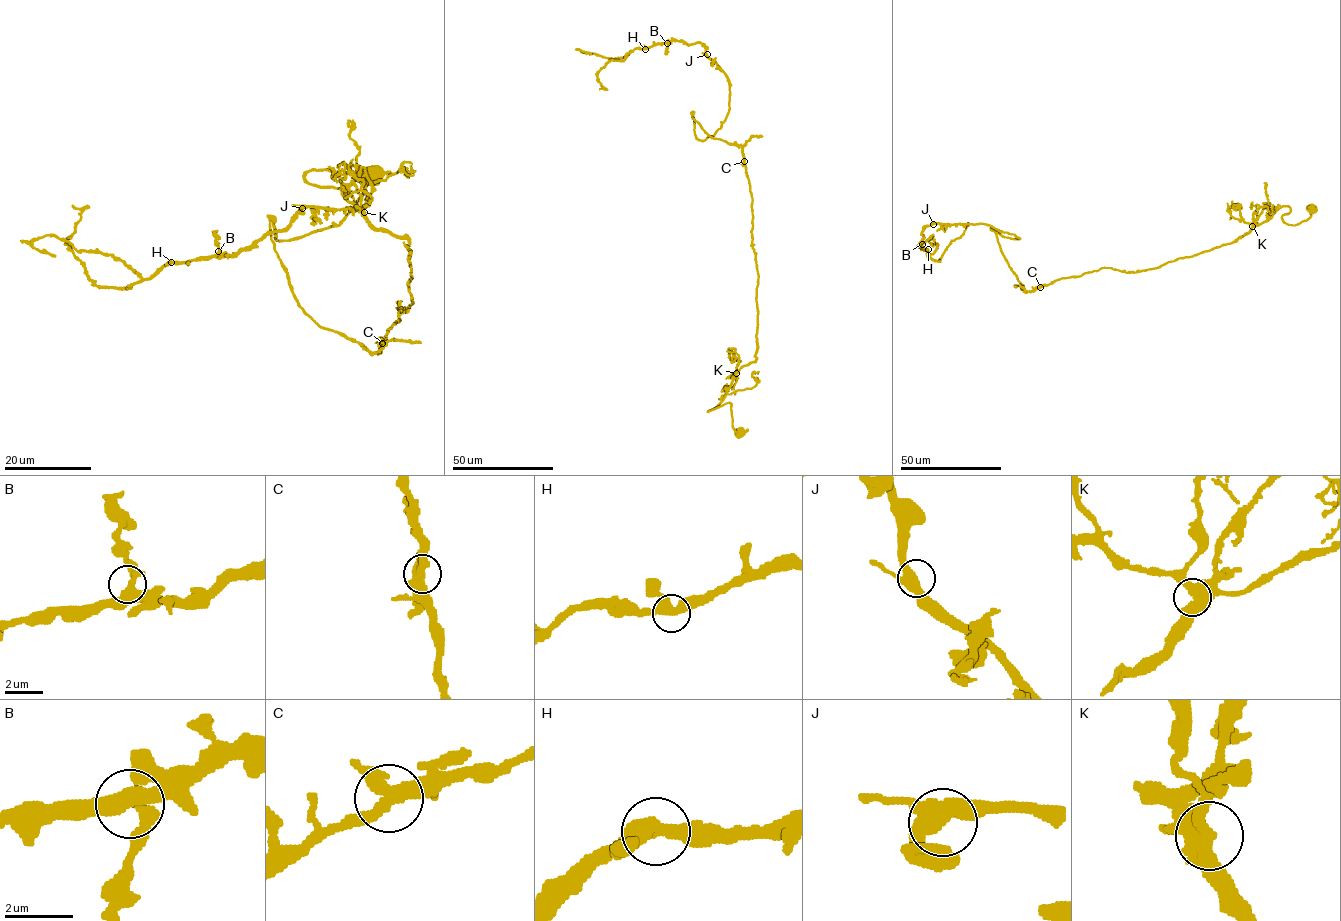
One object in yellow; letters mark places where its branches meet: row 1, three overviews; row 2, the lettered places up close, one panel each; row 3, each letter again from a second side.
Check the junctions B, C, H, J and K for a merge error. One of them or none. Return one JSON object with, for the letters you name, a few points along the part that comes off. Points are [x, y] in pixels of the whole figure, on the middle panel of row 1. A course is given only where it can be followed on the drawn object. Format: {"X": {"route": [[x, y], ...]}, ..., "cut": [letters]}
{"cut": []}

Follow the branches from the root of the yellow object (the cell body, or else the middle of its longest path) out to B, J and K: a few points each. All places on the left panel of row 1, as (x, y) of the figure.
B: (370, 174), (356, 210), (305, 178), (409, 243), (378, 351), (302, 309), (271, 238), (351, 208), (218, 251)
J: (370, 174), (356, 210), (305, 178), (409, 243), (378, 351), (295, 298), (270, 219), (351, 208), (302, 208)
K: (370, 174), (356, 210), (348, 194), (310, 184), (305, 175), (331, 170), (345, 196), (364, 212)

